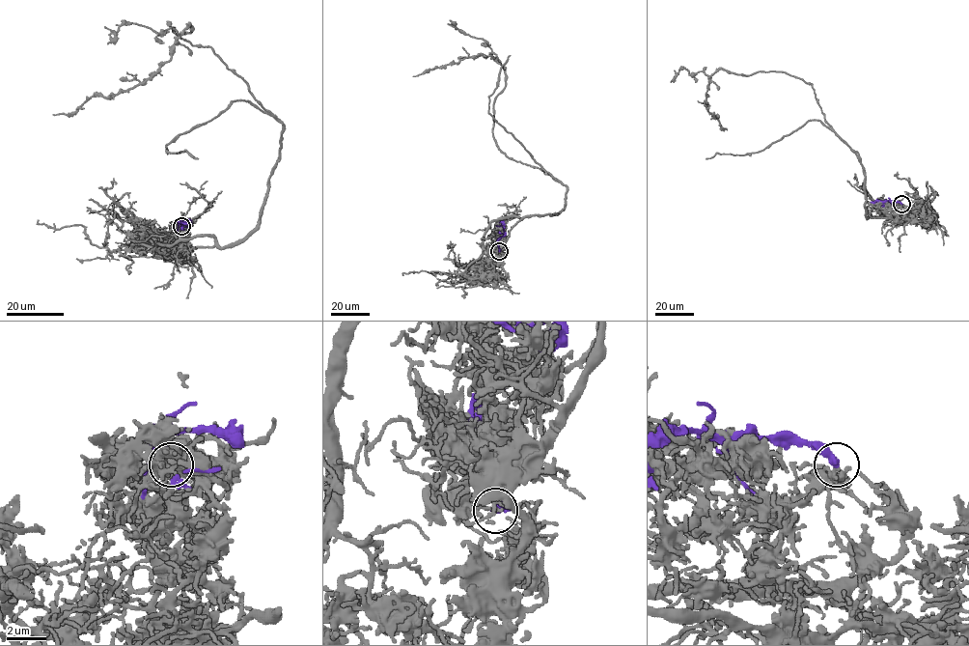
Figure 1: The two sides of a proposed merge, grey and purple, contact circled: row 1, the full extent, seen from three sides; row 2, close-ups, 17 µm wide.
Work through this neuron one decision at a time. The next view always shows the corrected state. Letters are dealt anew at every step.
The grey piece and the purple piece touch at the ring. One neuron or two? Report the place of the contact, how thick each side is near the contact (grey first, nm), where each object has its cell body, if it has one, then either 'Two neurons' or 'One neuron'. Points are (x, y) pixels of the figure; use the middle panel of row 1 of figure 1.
Place: (499, 251). Thickness 240 nm (grey) against 440 nm. Soma of grey: none. Soma of purple: none. Two neurons

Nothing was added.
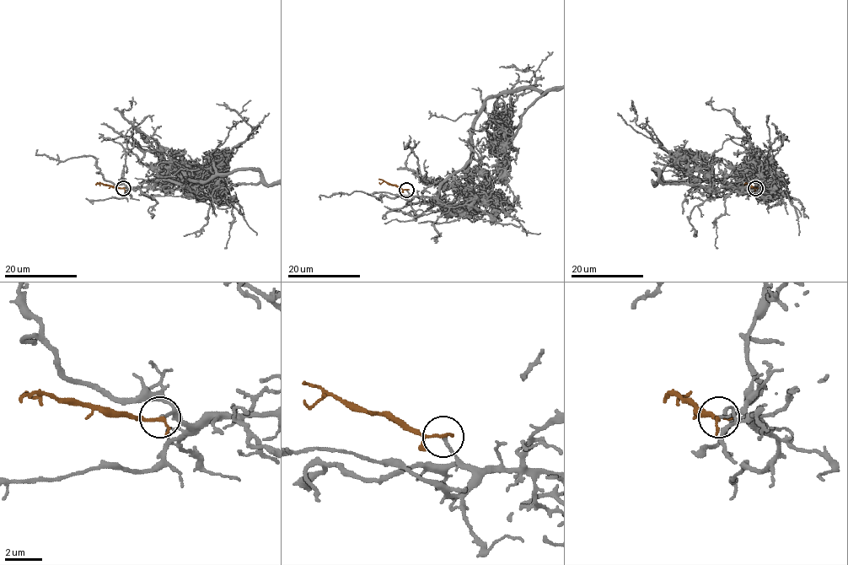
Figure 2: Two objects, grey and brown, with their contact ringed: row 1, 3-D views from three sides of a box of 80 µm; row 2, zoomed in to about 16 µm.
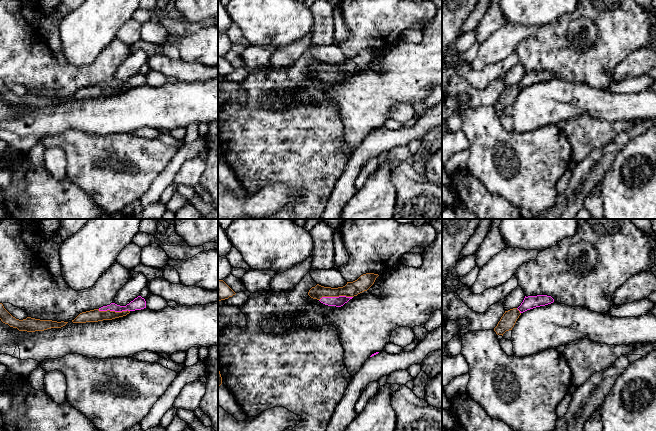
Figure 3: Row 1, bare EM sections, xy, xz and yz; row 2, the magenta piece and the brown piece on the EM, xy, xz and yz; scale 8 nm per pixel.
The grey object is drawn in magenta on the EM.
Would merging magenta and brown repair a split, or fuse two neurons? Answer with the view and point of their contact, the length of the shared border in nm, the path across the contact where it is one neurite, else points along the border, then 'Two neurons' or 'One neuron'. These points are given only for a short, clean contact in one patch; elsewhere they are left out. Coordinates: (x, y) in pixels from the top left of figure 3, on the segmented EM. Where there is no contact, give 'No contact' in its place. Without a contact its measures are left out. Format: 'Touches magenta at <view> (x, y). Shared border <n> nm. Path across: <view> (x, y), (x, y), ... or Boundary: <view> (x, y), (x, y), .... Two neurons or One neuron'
Touches magenta at xz (335, 297). Shared border 280 nm. Path across: xz (339, 301), (335, 297), (351, 289). One neuron

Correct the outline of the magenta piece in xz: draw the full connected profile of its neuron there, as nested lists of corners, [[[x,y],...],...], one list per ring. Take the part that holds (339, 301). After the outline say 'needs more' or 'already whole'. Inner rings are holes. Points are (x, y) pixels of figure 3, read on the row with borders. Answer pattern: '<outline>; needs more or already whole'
[[[366,273],[357,280],[347,282],[345,286],[338,288],[324,287],[317,284],[309,290],[308,295],[325,305],[341,307],[354,296],[367,291],[378,276],[378,274]]]; needs more

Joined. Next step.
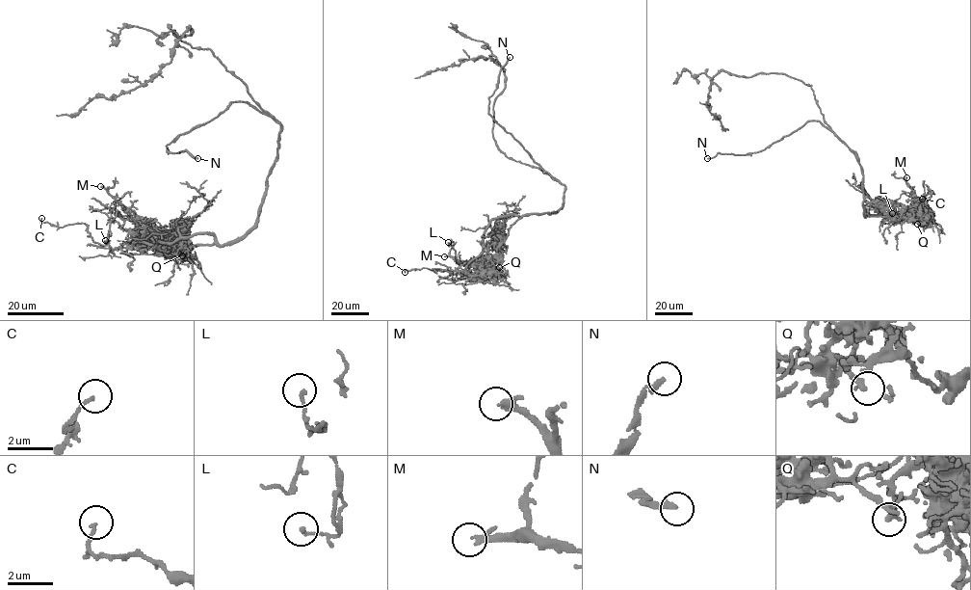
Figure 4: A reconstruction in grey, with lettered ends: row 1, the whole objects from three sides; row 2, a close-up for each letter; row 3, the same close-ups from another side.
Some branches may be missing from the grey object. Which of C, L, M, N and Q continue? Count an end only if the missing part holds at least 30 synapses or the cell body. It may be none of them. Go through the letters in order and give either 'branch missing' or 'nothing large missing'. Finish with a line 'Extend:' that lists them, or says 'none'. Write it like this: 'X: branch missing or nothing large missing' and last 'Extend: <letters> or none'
C: nothing large missing
L: nothing large missing
M: branch missing
N: branch missing
Q: nothing large missing
Extend: M, N

